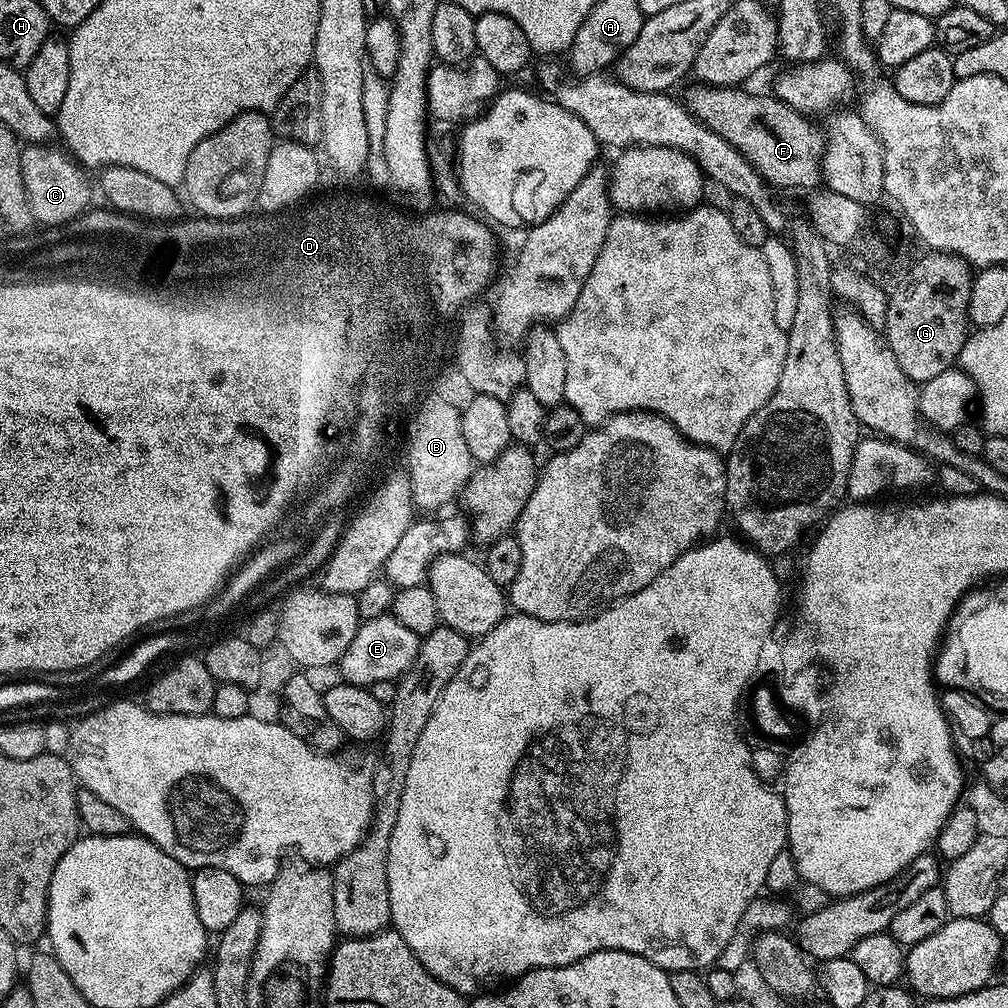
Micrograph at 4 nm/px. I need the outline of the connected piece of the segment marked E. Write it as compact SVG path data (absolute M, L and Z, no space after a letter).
M391 614L370 618L363 621L359 630L354 634L354 642L340 659L338 671L349 684L371 686L385 680L399 681L404 671L412 665L414 658L418 658L421 637L414 634L414 630L406 630L402 622Z

